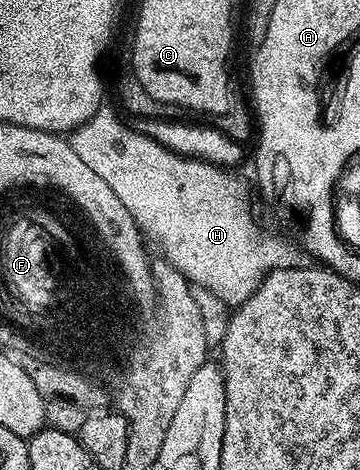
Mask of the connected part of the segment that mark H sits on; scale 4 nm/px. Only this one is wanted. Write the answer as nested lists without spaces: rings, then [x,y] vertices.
[[[108,107],[100,108],[90,120],[82,123],[77,129],[72,130],[70,140],[74,147],[74,152],[78,154],[78,159],[82,159],[82,163],[86,163],[86,167],[91,167],[110,186],[110,191],[114,191],[114,195],[118,195],[118,199],[122,199],[122,203],[126,206],[126,211],[130,211],[130,215],[136,220],[141,230],[149,238],[152,236],[164,248],[165,254],[163,253],[163,256],[166,258],[168,264],[173,265],[182,276],[188,278],[193,286],[199,287],[201,285],[206,292],[213,293],[218,300],[225,301],[226,304],[232,305],[231,307],[239,307],[243,301],[250,299],[250,295],[254,295],[254,291],[264,282],[264,276],[271,269],[295,269],[305,264],[305,254],[295,244],[292,244],[293,246],[286,245],[284,242],[279,241],[274,234],[260,229],[255,215],[252,214],[252,205],[248,202],[247,187],[238,178],[231,177],[231,172],[225,171],[218,165],[208,164],[207,161],[196,160],[195,157],[181,156],[176,152],[172,152],[166,146],[158,144],[154,139],[133,129],[131,124],[124,123],[123,125],[116,118],[117,110],[115,108],[113,109],[108,109]]]

